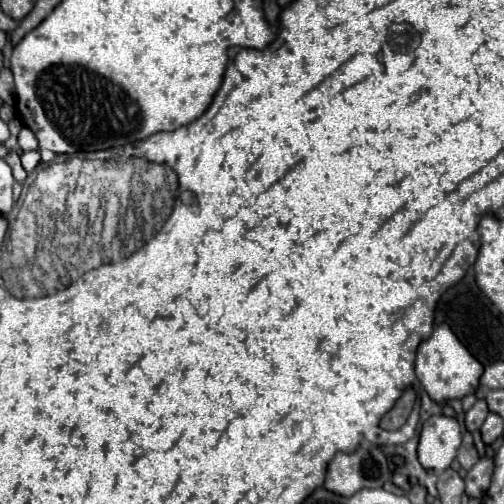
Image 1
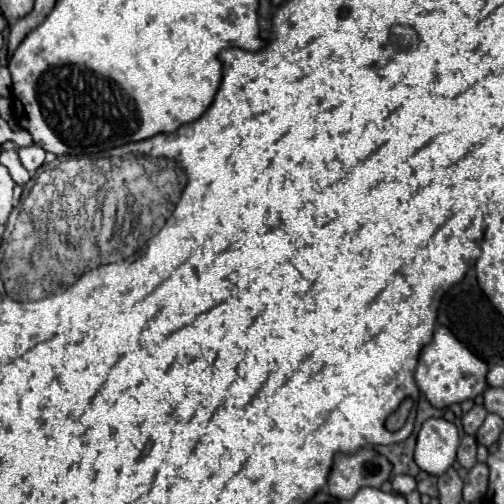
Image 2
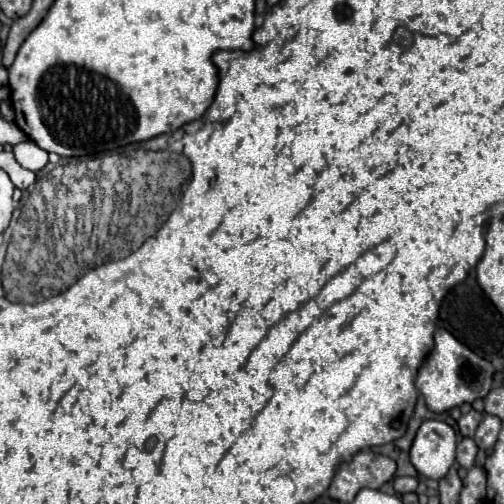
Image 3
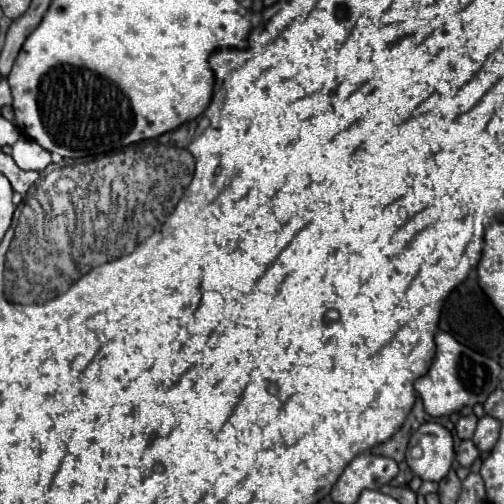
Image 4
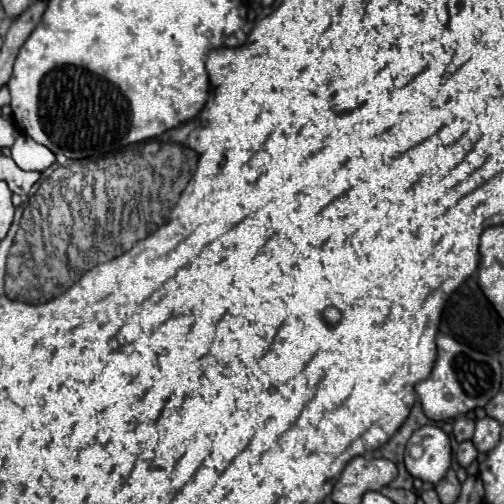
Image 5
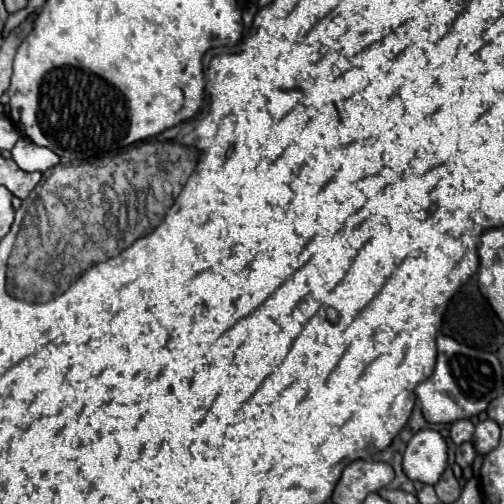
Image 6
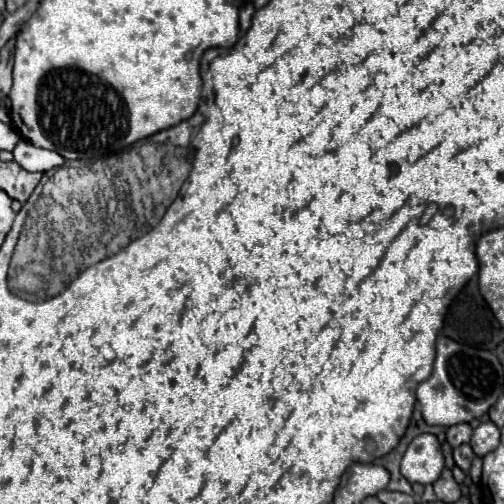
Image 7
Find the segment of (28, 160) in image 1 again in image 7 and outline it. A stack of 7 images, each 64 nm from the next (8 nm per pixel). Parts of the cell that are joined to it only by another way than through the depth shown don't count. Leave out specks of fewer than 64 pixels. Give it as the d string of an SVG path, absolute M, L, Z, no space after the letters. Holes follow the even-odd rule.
M20 140L16 144L16 148L12 150L12 154L14 154L14 162L18 162L28 172L48 172L48 170L64 164L64 158L60 154L56 154L52 150L36 148L28 140Z

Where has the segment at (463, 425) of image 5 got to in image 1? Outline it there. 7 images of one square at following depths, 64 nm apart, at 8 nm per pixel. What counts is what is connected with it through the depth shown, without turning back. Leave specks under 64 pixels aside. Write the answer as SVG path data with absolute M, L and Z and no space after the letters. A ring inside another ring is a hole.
M476 400L476 404L466 412L466 428L470 430L470 432L474 432L474 430L478 430L480 426L482 426L482 422L484 422L484 418L488 416L488 404L486 404L486 400Z

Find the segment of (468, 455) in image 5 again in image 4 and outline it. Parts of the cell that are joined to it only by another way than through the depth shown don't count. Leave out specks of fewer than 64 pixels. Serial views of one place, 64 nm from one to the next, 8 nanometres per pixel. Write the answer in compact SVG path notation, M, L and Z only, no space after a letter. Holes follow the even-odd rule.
M464 440L464 442L458 446L458 450L456 450L456 460L460 462L460 466L470 468L472 462L478 458L478 454L480 454L480 452L476 450L474 442L472 442L472 440Z

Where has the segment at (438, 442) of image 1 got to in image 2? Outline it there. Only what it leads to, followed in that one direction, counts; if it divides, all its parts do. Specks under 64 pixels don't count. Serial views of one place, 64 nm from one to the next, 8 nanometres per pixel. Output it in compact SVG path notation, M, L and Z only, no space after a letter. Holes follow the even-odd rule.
M428 418L418 432L414 460L424 472L440 476L454 464L458 444L460 436L454 422Z

